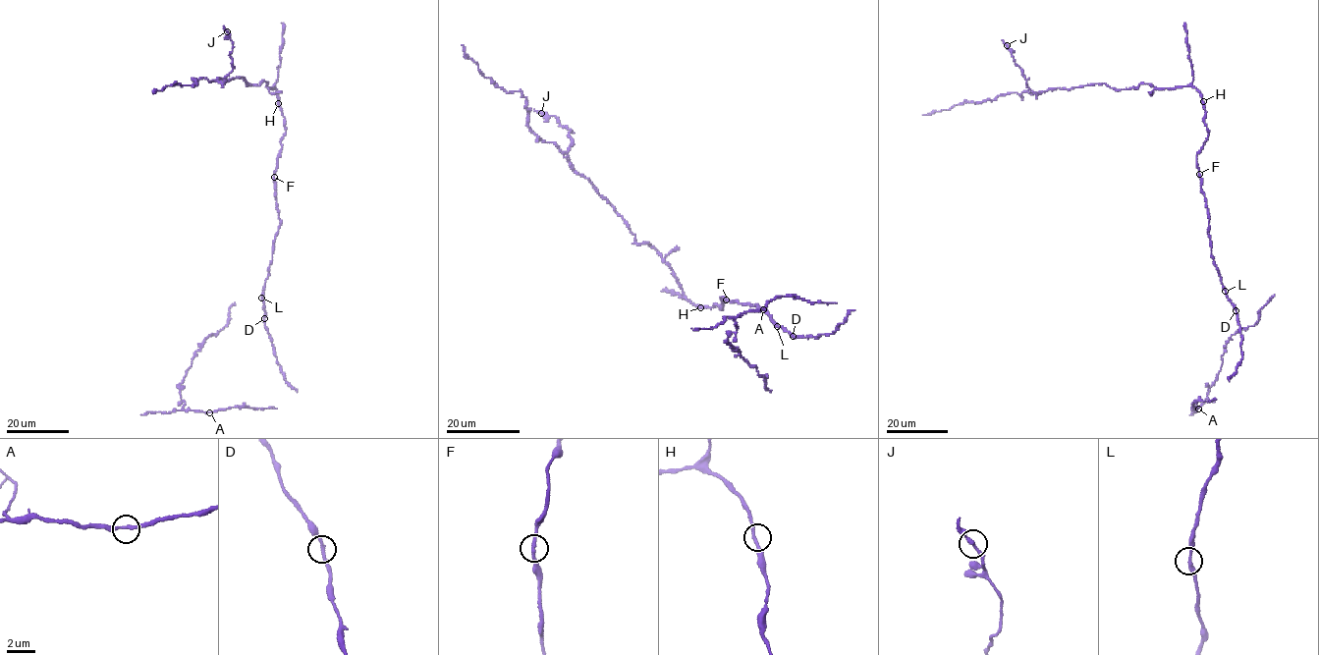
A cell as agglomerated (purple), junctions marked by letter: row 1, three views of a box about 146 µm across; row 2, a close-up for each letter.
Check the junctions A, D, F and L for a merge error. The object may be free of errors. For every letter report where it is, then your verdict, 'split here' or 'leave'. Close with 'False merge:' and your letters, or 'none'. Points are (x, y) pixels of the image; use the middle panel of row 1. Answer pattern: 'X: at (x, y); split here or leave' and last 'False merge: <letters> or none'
A: at (763, 309); leave
D: at (793, 336); leave
F: at (726, 300); leave
L: at (777, 326); leave
False merge: none

